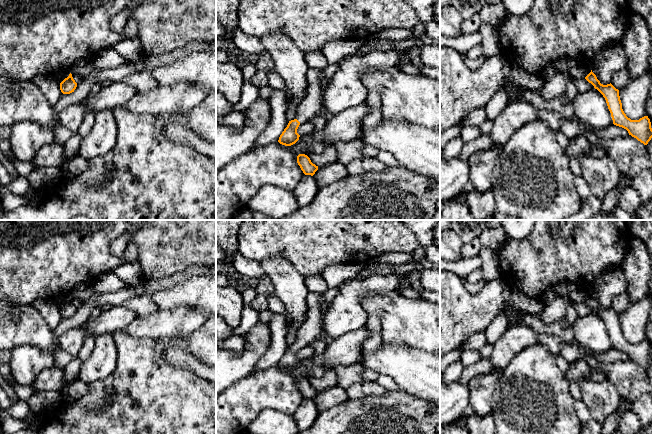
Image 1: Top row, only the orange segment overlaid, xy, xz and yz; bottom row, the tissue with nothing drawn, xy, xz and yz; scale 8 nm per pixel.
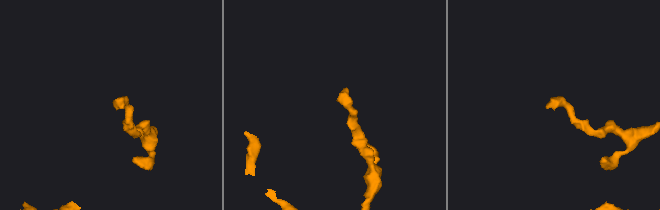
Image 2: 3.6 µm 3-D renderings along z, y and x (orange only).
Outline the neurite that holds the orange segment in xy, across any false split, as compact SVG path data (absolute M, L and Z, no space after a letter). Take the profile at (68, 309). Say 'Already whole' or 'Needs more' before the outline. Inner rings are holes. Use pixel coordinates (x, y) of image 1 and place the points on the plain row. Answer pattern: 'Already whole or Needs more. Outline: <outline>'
Already whole. Outline: M70 297L67 302L65 302L61 307L60 307L60 314L63 318L70 318L74 316L74 314L77 311L77 307L72 301L72 298Z

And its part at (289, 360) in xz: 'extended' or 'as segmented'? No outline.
extended

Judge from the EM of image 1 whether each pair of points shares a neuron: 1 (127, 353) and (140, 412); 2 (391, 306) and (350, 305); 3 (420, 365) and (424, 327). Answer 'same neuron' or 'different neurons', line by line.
1: same neuron
2: different neurons
3: different neurons

